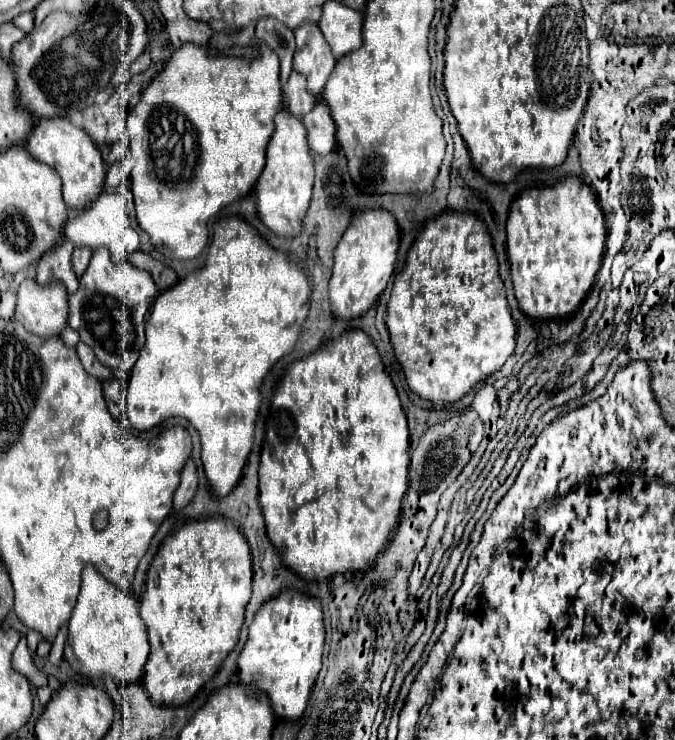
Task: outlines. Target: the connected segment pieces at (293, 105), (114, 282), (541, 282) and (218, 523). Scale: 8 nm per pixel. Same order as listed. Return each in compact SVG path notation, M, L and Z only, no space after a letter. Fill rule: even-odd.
M296 72L290 74L288 84L284 86L284 98L286 98L288 110L296 118L304 118L318 104L318 96L312 96L308 92L306 78L302 74L296 74Z
M96 248L90 266L80 278L80 288L68 298L68 326L80 332L82 342L96 352L102 364L130 372L146 342L144 328L156 294L158 288L148 272L128 262L114 264L106 248Z
M566 176L554 186L538 186L520 192L520 196L510 204L506 236L508 262L512 266L512 284L520 310L530 318L540 320L564 318L574 314L596 280L596 272L600 270L606 242L604 214L598 206L592 188L578 176Z
M188 520L186 524L183 524L178 530L173 531L172 534L168 534L164 538L164 542L160 544L160 548L158 548L150 568L148 568L146 592L144 592L142 604L140 604L140 618L146 624L148 640L150 640L150 656L148 656L148 662L144 666L142 684L146 686L146 692L150 694L152 702L162 704L162 706L184 704L184 702L188 702L196 694L196 690L208 678L212 678L216 674L220 664L226 660L226 656L234 650L234 646L238 642L240 628L242 628L242 622L244 622L244 608L246 608L246 604L250 600L250 584L252 584L252 552L248 548L248 540L244 540L242 528L236 528L236 524L232 524L232 520Z

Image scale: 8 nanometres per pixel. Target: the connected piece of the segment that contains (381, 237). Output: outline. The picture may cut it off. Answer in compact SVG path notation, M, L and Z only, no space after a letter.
M378 208L354 214L352 224L334 250L334 270L330 278L330 304L334 316L344 320L358 318L378 300L394 272L398 246L400 228L388 210Z

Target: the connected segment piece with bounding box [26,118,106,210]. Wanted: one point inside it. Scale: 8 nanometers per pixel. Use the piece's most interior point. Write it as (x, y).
(54, 141)

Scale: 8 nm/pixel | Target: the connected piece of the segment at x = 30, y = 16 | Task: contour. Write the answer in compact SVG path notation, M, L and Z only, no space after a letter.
M24 12L20 16L16 16L16 20L12 20L14 26L18 26L20 30L24 32L32 32L32 26L34 26L34 12Z

